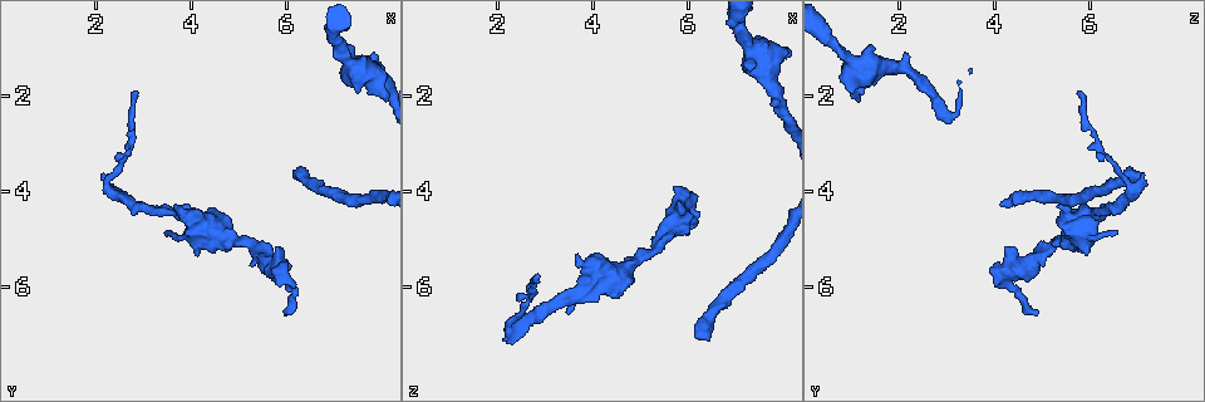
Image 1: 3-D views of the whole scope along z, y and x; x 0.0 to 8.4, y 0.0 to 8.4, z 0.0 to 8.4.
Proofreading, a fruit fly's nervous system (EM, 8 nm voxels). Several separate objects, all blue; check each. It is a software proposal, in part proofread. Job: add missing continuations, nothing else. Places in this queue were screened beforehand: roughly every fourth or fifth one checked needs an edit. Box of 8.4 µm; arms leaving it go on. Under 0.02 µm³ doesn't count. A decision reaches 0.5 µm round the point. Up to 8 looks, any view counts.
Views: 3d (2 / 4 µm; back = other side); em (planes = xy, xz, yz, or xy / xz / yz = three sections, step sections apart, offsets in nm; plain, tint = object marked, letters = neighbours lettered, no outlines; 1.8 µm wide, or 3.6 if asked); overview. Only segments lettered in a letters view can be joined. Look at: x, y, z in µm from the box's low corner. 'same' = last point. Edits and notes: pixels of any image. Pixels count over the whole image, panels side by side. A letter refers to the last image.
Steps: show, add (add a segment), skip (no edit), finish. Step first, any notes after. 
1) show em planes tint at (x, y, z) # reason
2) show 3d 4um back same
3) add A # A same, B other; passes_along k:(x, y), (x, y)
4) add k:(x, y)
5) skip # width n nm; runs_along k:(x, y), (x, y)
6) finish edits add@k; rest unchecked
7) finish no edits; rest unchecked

show em xy step 4 letters at (3.70, 4.30, 5.35) # an open end

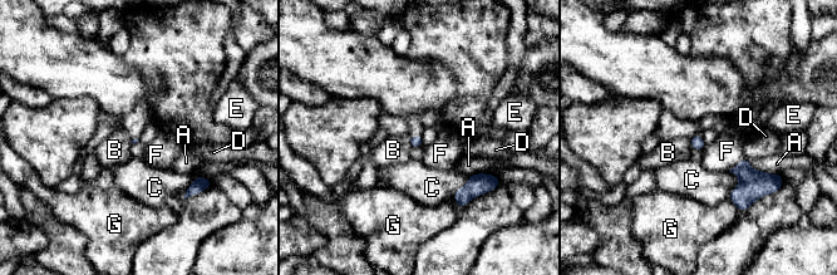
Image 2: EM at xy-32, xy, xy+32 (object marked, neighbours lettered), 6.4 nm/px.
skip # A other, B other, C other, D other, E other, F other, G other; border 2:(689, 138), (692, 148); none of them fits

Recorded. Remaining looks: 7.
show em xz step 4 tint at (2.25, 3.70, 6.80) # sharp bend

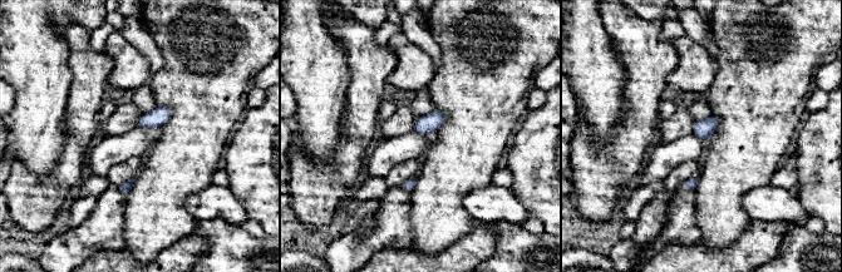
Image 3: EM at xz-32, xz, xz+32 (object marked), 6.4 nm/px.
show em planes tint same

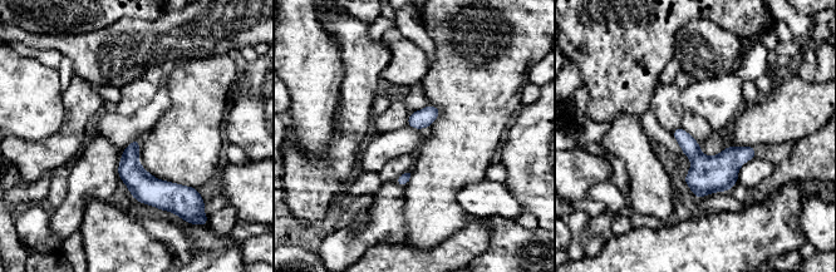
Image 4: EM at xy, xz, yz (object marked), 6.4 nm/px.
show em planes letters same # what lies round it

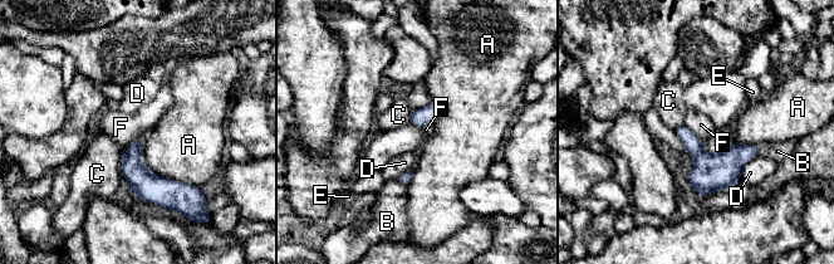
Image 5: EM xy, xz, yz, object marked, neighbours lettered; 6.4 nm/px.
add 5:(388, 219) # A other, B same, C other, D other, E other, F other; it goes on there

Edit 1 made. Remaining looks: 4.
show em 3.6um yz step 8 letters at (6.20, 3.75, 7.05) # end of a long branch

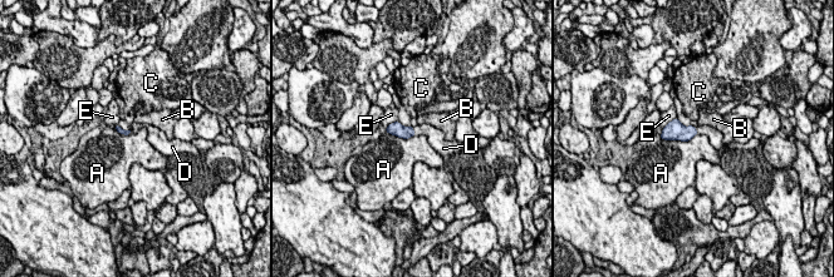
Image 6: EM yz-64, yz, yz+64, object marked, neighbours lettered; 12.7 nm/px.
show em 3.6um planes letters same # another direction

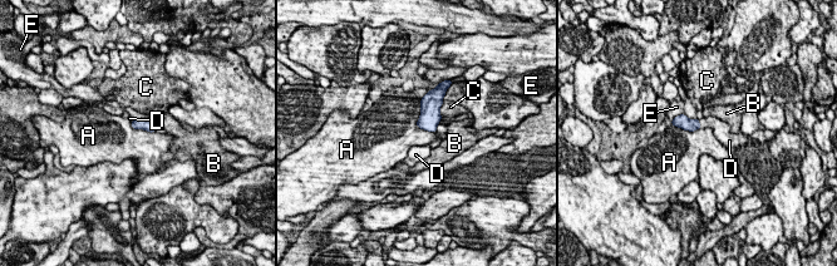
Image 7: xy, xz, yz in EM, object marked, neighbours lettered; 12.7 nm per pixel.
add 7:(718, 126) # A other, B other, C other, D same, E other; passes_along 7:(682, 121), (699, 123), (718, 126); it goes on there

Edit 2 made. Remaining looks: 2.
finish edits add@5, add@7; rest unchecked

